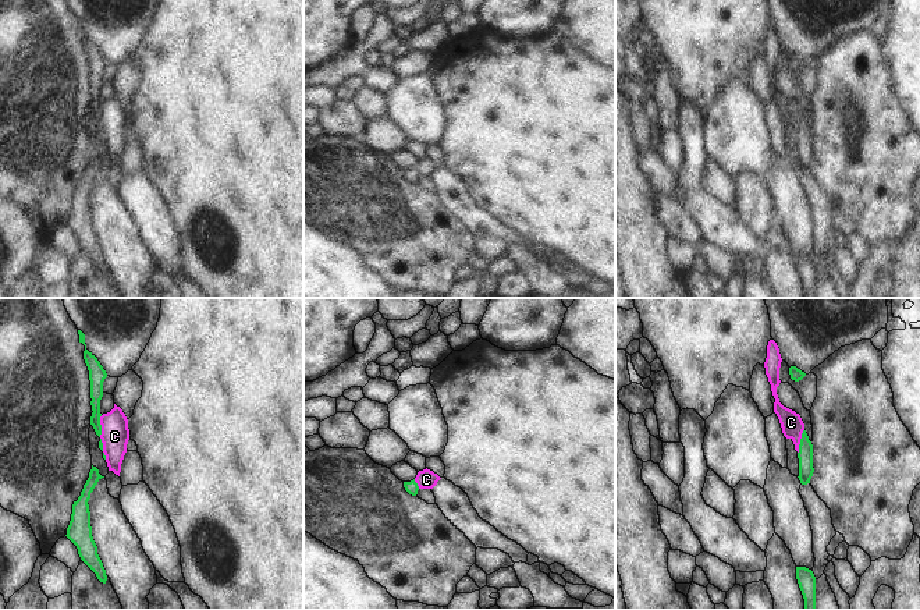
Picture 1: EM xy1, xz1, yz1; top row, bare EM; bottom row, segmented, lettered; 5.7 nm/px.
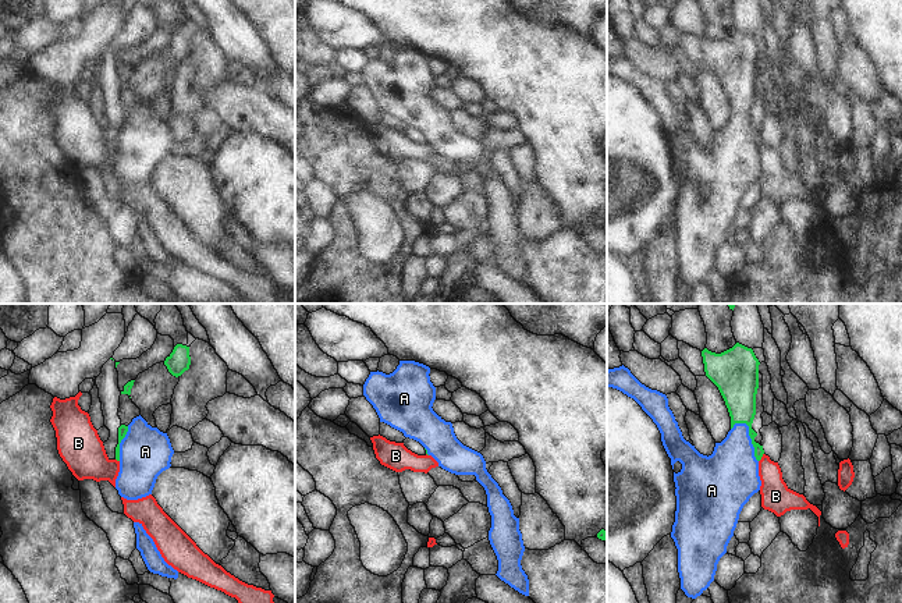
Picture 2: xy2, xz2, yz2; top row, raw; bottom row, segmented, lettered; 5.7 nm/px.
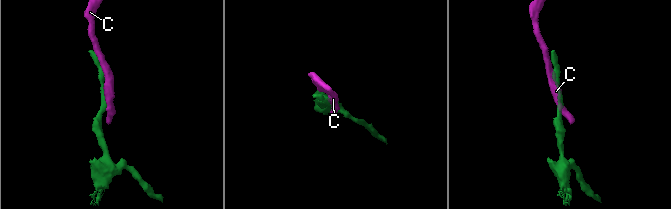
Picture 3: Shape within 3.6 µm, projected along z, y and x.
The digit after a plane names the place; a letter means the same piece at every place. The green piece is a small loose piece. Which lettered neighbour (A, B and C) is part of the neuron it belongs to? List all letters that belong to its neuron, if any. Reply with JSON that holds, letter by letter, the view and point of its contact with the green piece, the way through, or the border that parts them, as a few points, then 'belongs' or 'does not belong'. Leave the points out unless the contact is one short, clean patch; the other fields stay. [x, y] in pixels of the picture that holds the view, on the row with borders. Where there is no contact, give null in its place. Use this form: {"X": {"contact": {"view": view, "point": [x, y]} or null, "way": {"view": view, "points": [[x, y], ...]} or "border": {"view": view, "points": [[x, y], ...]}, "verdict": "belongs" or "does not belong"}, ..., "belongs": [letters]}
{"A": {"contact": {"view": "yz2", "point": [750, 437]}, "verdict": "belongs"}, "B": {"contact": {"view": "yz2", "point": [762, 456]}, "border": {"view": "yz2", "points": [[763, 453], [759, 461]]}, "verdict": "does not belong"}, "C": {"contact": {"view": "xy1", "point": [100, 439]}, "border": {"view": "xy1", "points": [[100, 415], [100, 442], [106, 458]]}, "verdict": "does not belong"}, "belongs": ["A"]}

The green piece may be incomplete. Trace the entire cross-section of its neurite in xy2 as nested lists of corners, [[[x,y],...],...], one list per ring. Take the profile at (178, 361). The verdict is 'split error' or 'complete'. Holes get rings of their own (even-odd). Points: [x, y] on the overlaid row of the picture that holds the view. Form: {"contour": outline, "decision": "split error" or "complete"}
{"contour": [[[177,344],[166,358],[164,365],[173,376],[181,376],[191,365],[189,347]]], "decision": "complete"}

